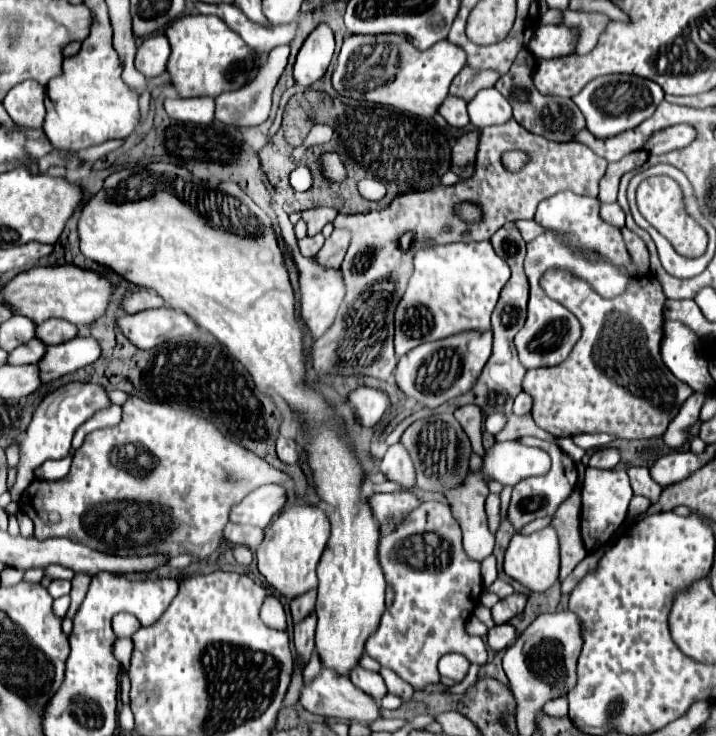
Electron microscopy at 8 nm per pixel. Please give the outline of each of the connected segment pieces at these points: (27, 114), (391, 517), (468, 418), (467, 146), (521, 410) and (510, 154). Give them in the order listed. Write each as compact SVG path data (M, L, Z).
M25 81L7 93L3 107L17 125L27 129L41 129L45 119L43 99L45 99L45 87L33 81Z
M395 491L395 493L375 493L369 497L371 511L375 513L375 519L381 523L383 533L389 533L395 523L399 523L407 513L411 513L419 499L411 491Z
M463 405L455 411L455 419L461 423L463 431L467 433L471 447L477 455L483 457L483 445L481 445L481 433L483 433L483 413L477 405Z
M469 131L457 139L451 151L451 171L461 179L469 179L475 171L475 153L479 143L479 131Z
M522 391L515 399L513 403L513 413L518 416L530 414L532 410L533 400L532 397Z
M507 151L507 153L503 153L501 163L503 163L503 167L507 171L513 171L515 173L515 171L523 169L529 163L529 155L525 151Z

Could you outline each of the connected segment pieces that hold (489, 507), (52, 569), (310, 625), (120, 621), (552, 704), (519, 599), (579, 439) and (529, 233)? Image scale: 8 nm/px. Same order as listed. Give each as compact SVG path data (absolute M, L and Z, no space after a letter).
M489 495L487 503L485 503L485 511L487 511L487 519L489 519L489 527L493 533L497 533L501 517L499 517L499 497L497 495Z
M49 565L49 567L45 567L45 577L49 577L49 579L73 579L73 575L75 573L71 573L71 569L67 569L67 567L61 567L61 565Z
M315 615L305 617L301 623L295 625L293 631L293 643L295 643L295 651L299 655L299 659L303 661L303 665L309 663L309 657L315 649Z
M119 613L113 617L113 631L117 637L131 637L139 627L141 627L139 619L131 613Z
M559 697L555 701L549 701L549 703L543 705L541 711L547 713L547 715L551 715L551 717L565 717L567 715L567 699Z
M513 593L513 595L501 599L495 607L491 607L491 617L495 623L509 623L515 615L519 615L525 609L525 603L527 603L525 595Z
M593 433L593 435L575 435L573 441L575 445L579 445L581 449L595 449L595 447L605 447L613 441L613 435L605 435L605 433Z
M517 221L517 227L526 242L532 241L539 233L543 233L543 227L537 225L535 221Z

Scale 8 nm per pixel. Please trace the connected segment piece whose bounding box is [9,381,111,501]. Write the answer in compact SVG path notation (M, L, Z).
M67 383L59 389L55 389L53 393L47 393L41 403L37 405L33 419L21 439L21 457L19 457L19 473L17 479L13 483L13 487L9 489L11 493L11 501L17 501L19 495L27 489L27 485L33 479L33 471L45 463L47 459L63 459L69 449L71 449L71 439L73 433L79 425L83 425L91 415L95 415L99 409L105 409L107 405L111 405L107 391L103 385L97 383Z

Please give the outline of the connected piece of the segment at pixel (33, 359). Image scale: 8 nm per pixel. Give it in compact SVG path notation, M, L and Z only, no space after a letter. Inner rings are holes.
M35 339L35 341L29 341L27 345L21 345L19 349L13 349L7 357L7 363L9 365L27 365L27 363L37 363L45 353L45 345Z

